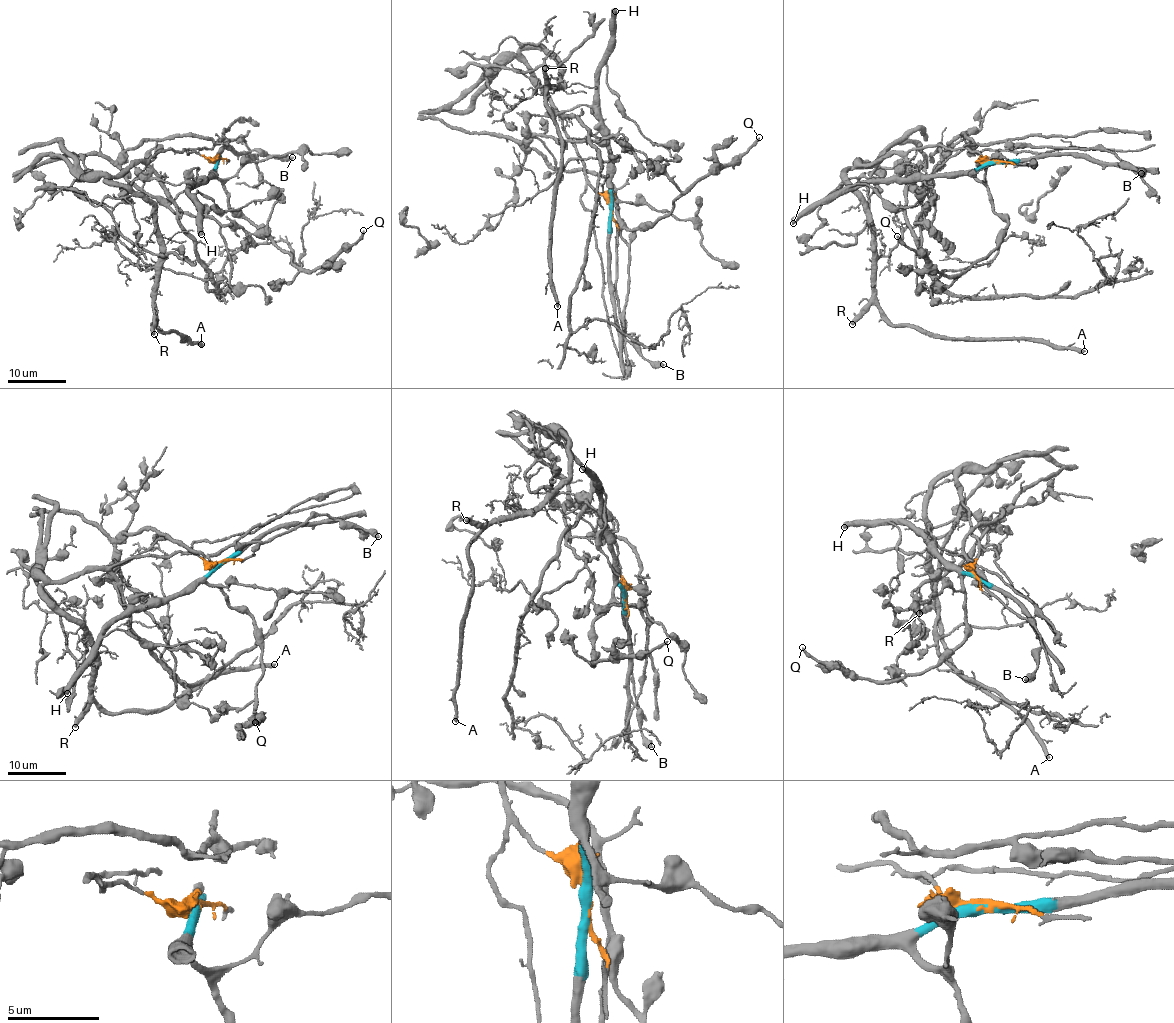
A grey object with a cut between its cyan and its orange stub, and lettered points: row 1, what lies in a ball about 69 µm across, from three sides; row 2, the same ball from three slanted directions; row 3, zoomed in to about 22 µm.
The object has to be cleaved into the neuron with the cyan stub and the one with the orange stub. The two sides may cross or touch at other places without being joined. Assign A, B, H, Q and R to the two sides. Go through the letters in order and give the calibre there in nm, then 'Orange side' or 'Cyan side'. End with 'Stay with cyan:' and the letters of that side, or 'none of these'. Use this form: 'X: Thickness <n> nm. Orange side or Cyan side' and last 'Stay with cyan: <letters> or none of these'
A: Thickness 420 nm. Orange side
B: Thickness 460 nm. Cyan side
H: Thickness 550 nm. Cyan side
Q: Thickness 240 nm. Cyan side
R: Thickness 480 nm. Orange side
Stay with cyan: B, H, Q

